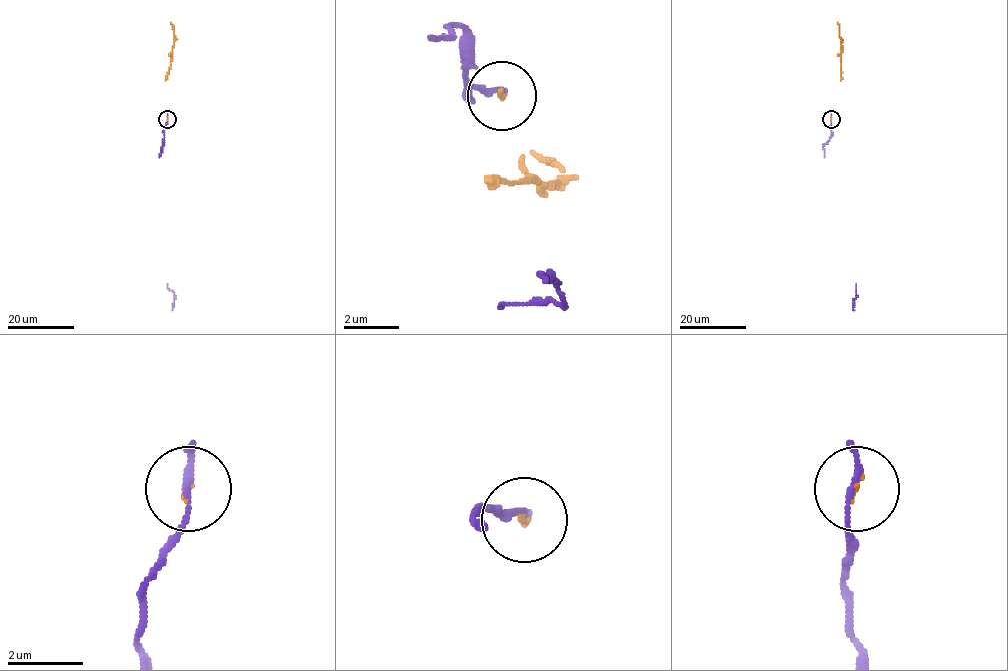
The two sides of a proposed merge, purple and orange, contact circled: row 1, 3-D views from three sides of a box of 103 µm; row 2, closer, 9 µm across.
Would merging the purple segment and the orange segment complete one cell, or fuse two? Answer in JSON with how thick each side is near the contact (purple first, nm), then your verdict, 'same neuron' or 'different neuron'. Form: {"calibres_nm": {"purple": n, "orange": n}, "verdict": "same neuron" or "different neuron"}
{"calibres_nm": {"purple": 220, "orange": 70}, "verdict": "same neuron"}

